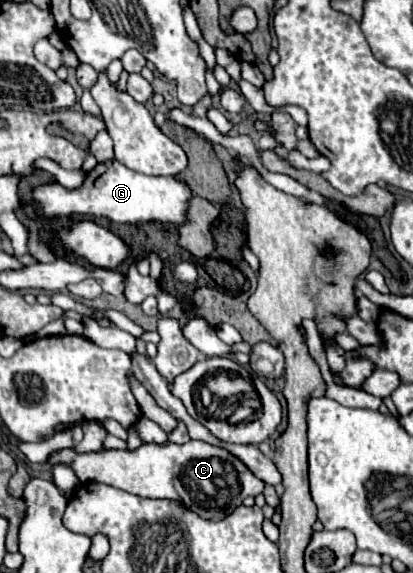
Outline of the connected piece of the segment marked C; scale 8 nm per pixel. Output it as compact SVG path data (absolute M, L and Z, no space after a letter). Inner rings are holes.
M188 440L184 444L144 442L136 450L102 448L96 452L76 452L74 448L62 448L48 456L48 464L70 466L84 484L104 482L144 498L182 500L182 504L202 518L214 520L230 514L246 496L258 496L264 490L264 482L256 478L232 452L204 440ZM168 484L176 488L178 496L168 496Z

